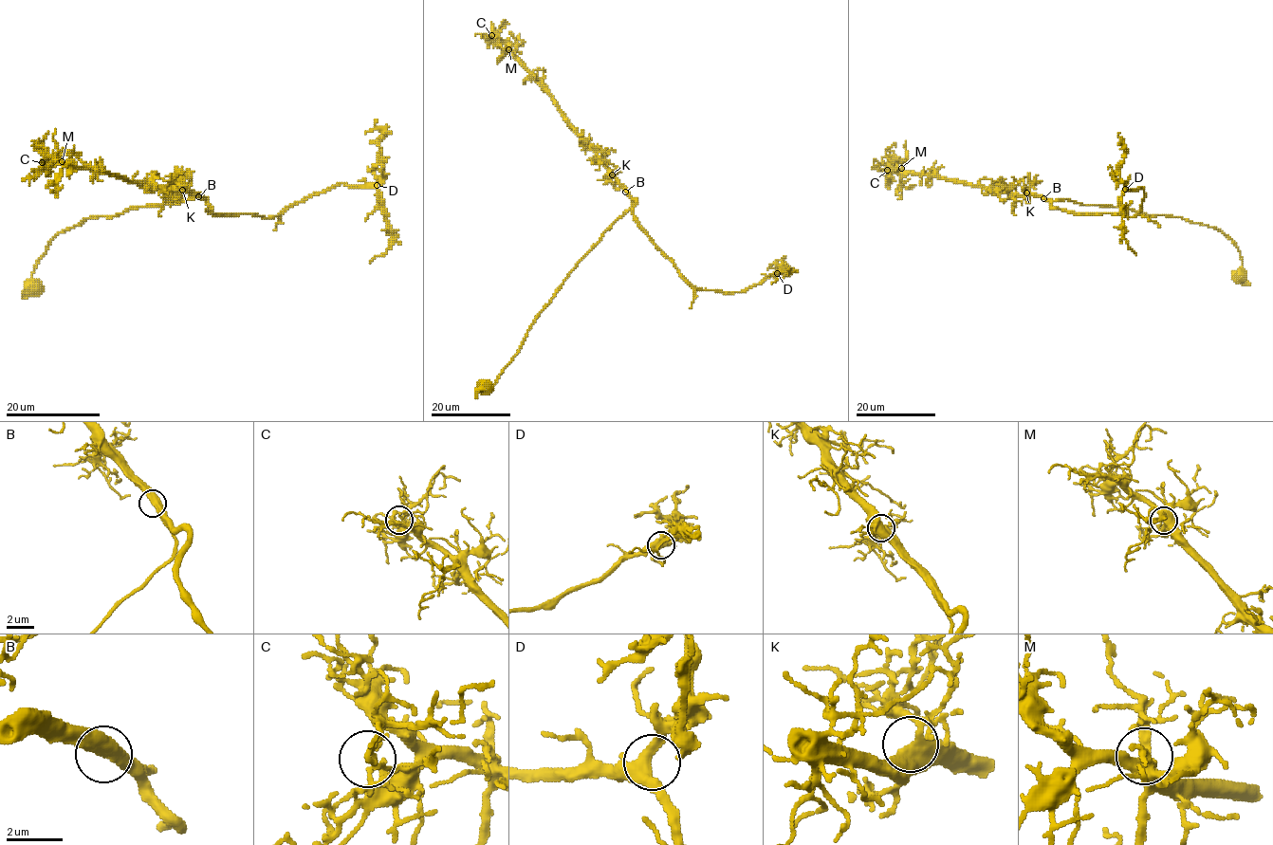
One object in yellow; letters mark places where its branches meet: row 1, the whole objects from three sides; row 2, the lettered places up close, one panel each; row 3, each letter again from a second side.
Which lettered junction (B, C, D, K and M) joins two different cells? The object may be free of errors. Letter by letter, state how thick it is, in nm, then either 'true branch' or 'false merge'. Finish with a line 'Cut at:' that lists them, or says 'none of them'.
B: calibre 480 nm; true branch
C: calibre 130 nm; true branch
D: calibre 400 nm; true branch
K: calibre 400 nm; true branch
M: calibre 400 nm; true branch
Cut at: none of them

